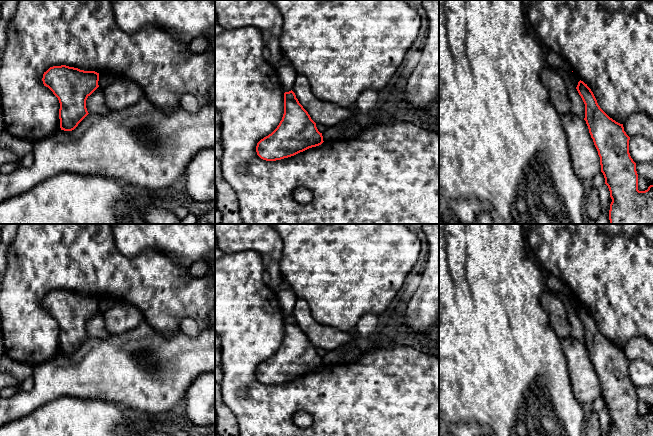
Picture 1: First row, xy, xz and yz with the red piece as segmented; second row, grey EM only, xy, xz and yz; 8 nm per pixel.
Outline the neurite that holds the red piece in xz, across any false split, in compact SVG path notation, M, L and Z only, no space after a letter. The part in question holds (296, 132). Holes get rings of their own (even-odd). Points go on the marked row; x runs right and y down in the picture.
M291 90L284 93L284 114L277 128L261 139L257 155L266 161L294 156L323 143L323 136Z

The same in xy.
M66 65L53 66L44 72L42 81L59 100L61 130L74 130L89 114L86 100L99 87L99 73Z

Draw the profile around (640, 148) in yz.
M635 135L629 140L629 153L637 163L653 162L653 142L642 135Z

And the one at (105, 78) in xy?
M101 72L101 73L99 73L98 85L101 89L104 89L106 86L114 83L115 81L117 81L120 78L121 77L117 74Z

